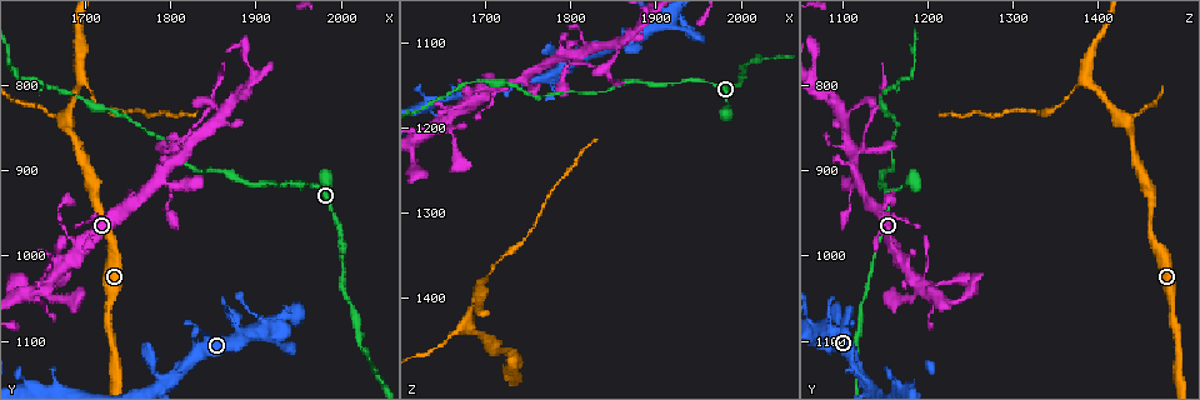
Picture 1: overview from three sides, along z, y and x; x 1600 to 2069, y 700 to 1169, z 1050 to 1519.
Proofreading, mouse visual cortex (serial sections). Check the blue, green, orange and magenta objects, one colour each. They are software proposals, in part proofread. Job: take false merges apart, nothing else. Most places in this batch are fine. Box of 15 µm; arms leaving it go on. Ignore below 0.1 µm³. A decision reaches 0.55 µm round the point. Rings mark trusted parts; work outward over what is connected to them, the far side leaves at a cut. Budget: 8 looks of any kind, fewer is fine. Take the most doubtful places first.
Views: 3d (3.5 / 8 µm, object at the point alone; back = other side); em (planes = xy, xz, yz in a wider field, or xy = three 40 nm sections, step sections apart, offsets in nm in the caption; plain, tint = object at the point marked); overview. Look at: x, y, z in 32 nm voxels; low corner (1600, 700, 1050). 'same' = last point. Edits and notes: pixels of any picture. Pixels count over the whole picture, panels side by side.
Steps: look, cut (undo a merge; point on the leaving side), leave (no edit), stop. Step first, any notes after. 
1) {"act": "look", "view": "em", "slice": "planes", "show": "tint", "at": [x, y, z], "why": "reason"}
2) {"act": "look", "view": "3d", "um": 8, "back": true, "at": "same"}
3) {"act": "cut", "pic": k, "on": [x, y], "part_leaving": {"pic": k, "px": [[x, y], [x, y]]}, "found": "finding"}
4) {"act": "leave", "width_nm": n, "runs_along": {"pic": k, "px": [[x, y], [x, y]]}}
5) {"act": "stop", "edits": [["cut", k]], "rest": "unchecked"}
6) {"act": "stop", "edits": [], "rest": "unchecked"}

{"act": "look", "view": "3d", "um": 3.5, "at": [1645, 795, 1165], "why": "narrows sharply"}

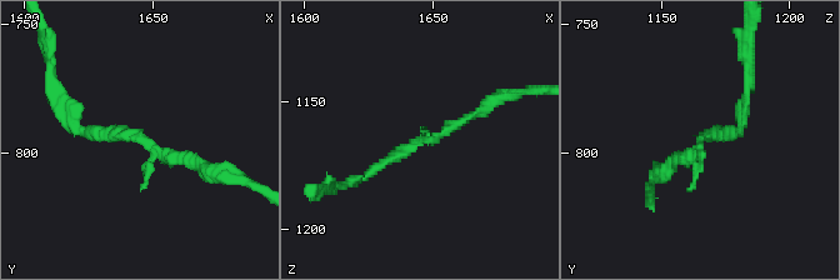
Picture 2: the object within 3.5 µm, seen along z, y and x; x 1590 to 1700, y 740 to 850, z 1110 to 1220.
{"act": "look", "view": "em", "slice": "xy", "step": 1, "show": "tint", "at": [1646, 795, 1164]}

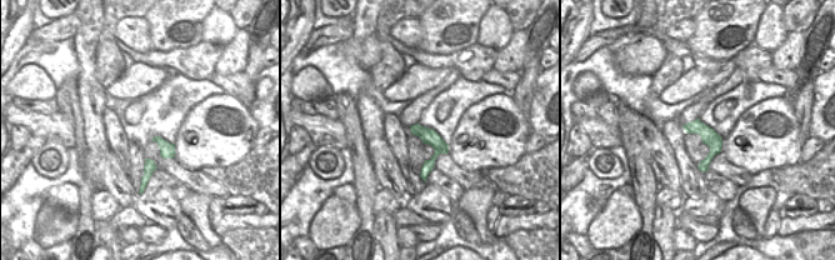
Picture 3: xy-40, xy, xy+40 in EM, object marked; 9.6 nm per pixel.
{"act": "leave", "runs_along": {"pic": 2, "px": [[490, 103], [353, 183]]}, "found": "continuous, no second cell"}

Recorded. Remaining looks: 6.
{"act": "look", "view": "3d", "um": 8, "at": [1680, 845, 1435], "why": "three-way junction"}

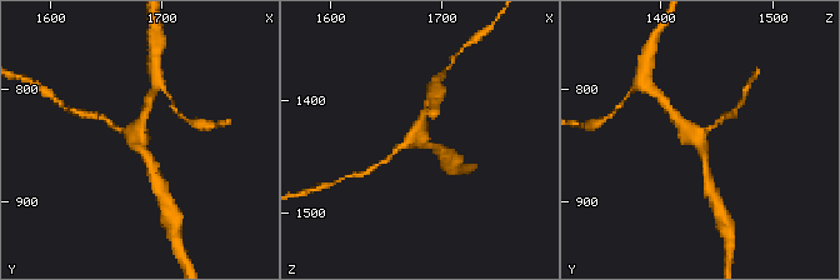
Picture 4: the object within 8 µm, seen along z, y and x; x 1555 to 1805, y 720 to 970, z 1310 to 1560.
{"act": "look", "view": "3d", "um": 3.5, "at": [1678, 846, 1436]}

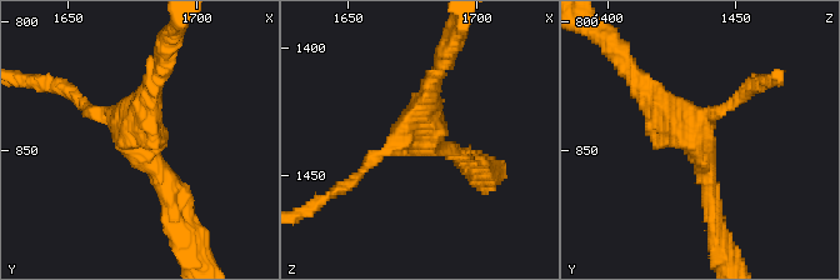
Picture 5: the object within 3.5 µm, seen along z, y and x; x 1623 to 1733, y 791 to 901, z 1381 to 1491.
{"act": "look", "view": "em", "slice": "xy", "step": 2, "show": "tint", "at": [1680, 846, 1435], "why": "need the tissue"}

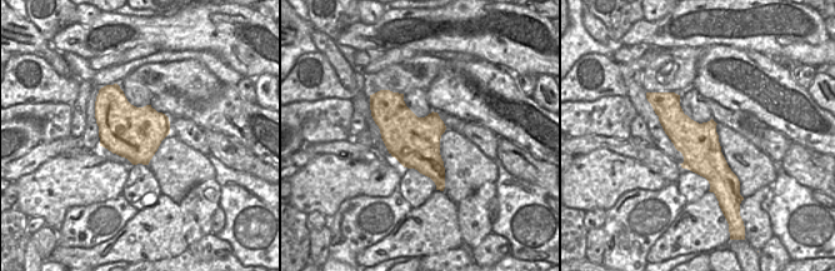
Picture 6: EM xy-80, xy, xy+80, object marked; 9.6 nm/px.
{"act": "leave", "arm_widths_nm": [150, 250, 300], "runs_along": {"pic": 6, "px": [[664, 95], [719, 184]]}, "found": "all the same cell"}

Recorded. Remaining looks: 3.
{"act": "look", "view": "3d", "um": 8, "at": [1655, 1040, 1195], "why": "looks like a crossing"}

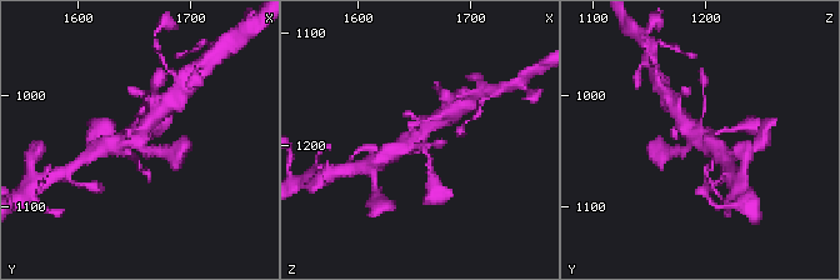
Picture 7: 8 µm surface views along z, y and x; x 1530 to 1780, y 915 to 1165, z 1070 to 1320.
{"act": "look", "view": "em", "slice": "xy", "step": 2, "show": "tint", "at": [1654, 1034, 1192], "why": "shape alone is not enough"}

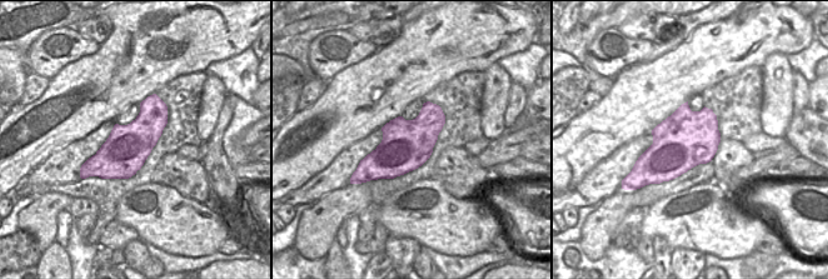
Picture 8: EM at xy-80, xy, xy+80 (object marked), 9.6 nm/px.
{"act": "leave", "found": "continuous, no second cell"}

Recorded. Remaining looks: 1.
{"act": "stop", "edits": [], "rest": "unchecked"}

